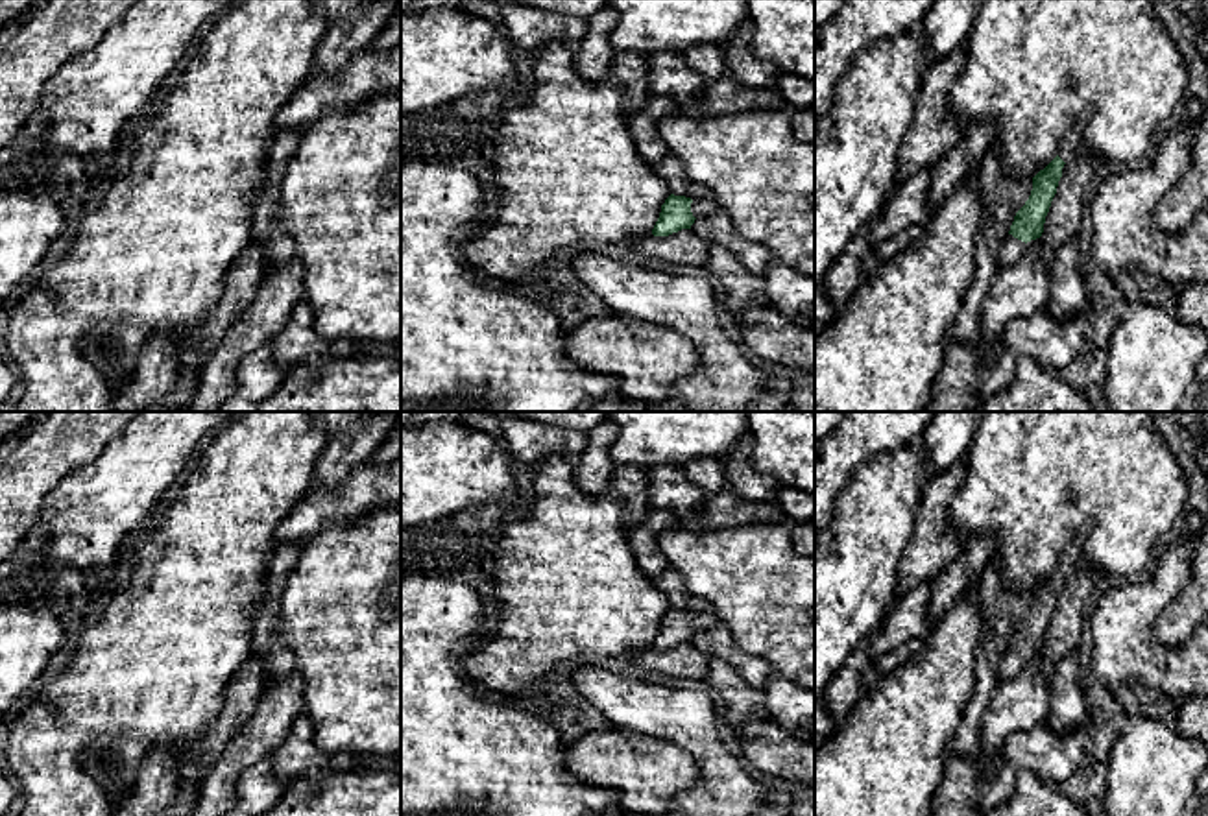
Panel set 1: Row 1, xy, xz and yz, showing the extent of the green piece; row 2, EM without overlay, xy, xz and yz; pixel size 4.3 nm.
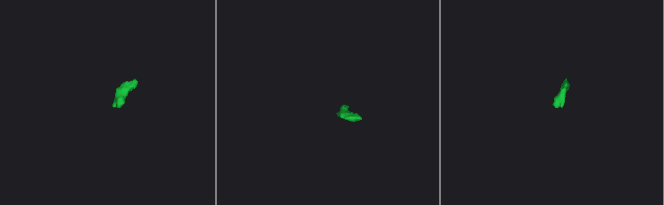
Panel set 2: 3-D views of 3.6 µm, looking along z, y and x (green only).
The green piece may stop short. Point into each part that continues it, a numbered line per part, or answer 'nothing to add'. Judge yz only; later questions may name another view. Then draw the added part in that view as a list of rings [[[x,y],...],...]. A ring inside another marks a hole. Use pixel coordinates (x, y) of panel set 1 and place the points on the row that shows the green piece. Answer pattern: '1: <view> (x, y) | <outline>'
1: yz (1072, 141) | [[[1082,126],[1073,127],[1058,148],[1058,157],[1068,162],[1073,159],[1075,151],[1081,148]]]
2: yz (1011, 250) | [[[1009,234],[997,251],[999,268],[1014,264],[1023,255],[1023,251],[1025,242]]]

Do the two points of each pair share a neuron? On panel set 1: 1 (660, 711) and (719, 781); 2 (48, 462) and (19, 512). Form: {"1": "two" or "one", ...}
{"1": "one", "2": "one"}

